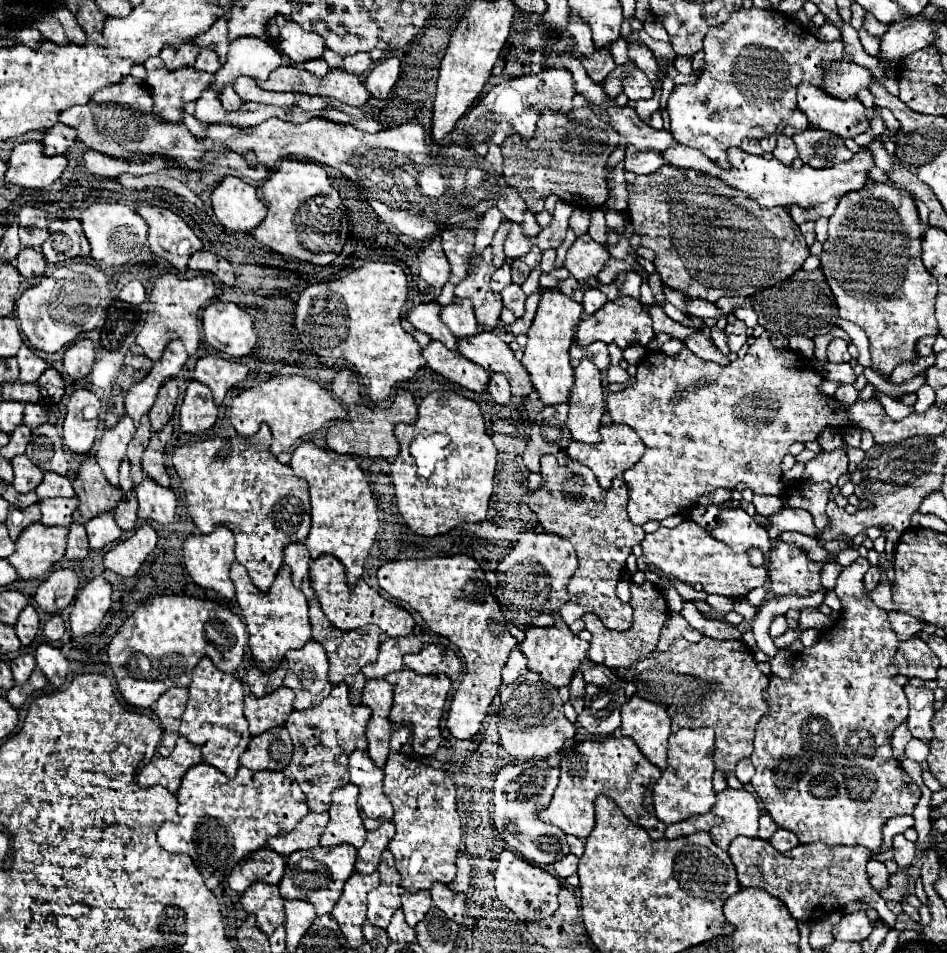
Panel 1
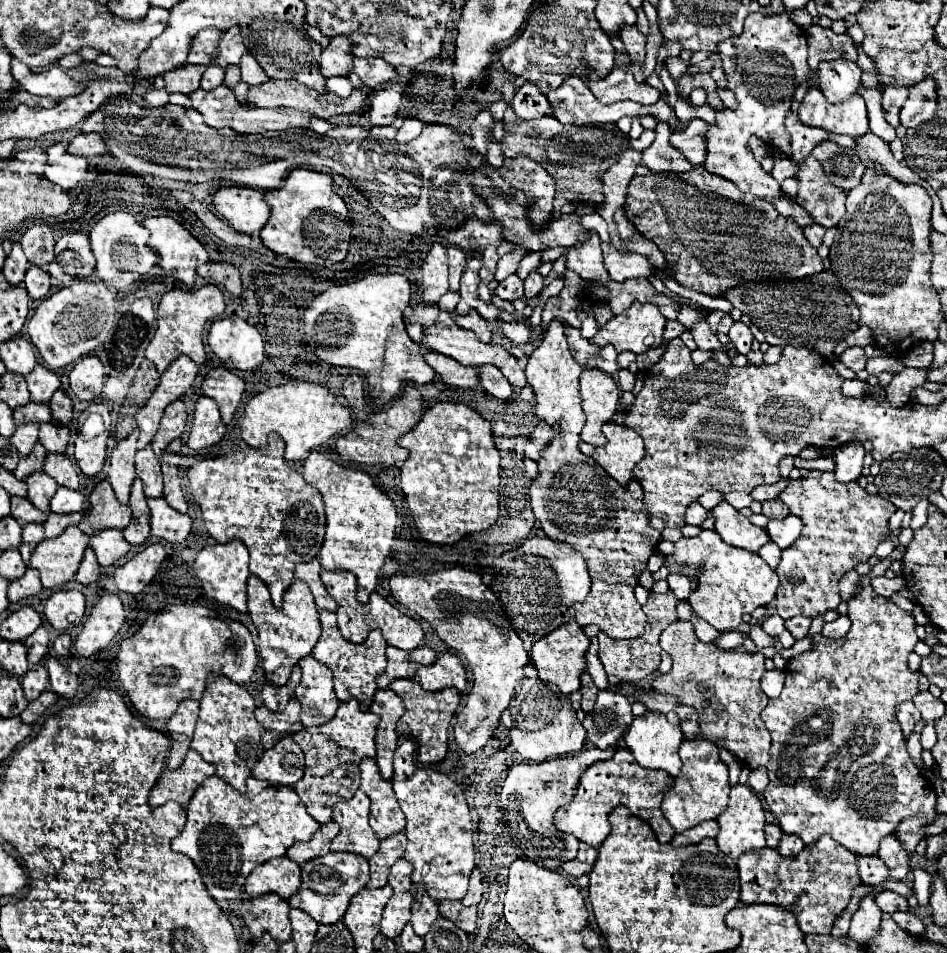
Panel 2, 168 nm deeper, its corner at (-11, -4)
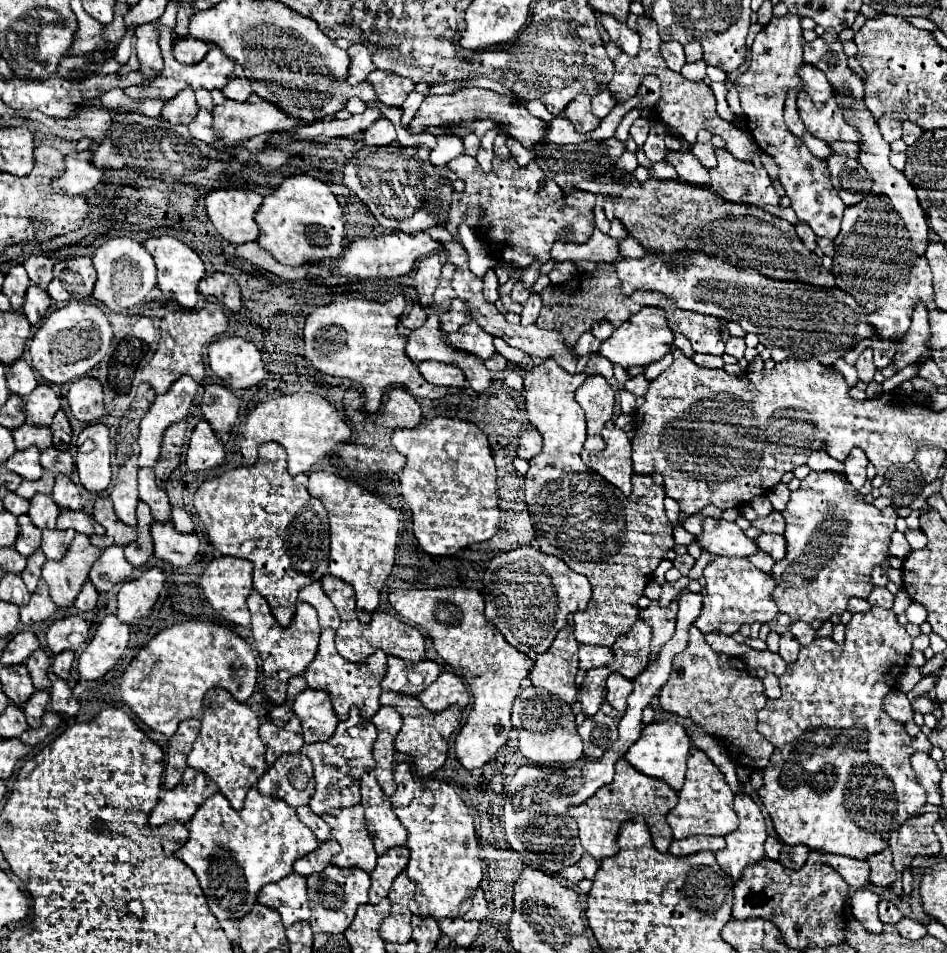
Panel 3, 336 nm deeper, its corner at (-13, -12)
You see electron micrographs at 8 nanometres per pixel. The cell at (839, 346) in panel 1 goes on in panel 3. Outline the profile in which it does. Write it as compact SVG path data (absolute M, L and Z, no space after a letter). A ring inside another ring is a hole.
M866 349L866 351L860 353L860 357L856 361L856 369L858 369L860 381L864 381L864 383L870 383L872 381L874 373L876 373L876 365L872 361L872 349Z

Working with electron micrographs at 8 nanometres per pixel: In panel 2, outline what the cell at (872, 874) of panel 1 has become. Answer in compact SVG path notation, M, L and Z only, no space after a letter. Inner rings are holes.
M876 855L872 857L858 857L858 875L864 885L876 887L888 879L888 869L882 865L882 859Z

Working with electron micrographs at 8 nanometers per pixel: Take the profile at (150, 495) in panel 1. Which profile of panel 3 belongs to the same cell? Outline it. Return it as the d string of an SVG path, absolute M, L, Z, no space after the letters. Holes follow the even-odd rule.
M152 523L152 539L154 539L154 555L172 563L174 567L188 565L198 553L198 535L196 533L180 533L172 525L166 523Z

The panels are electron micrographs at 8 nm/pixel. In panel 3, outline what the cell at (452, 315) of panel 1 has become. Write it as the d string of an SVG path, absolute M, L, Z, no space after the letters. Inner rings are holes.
M470 321L462 329L458 329L456 333L446 335L446 341L450 345L456 345L458 349L464 349L464 351L476 355L482 361L496 353L494 345L492 345L492 339L494 337L490 333L486 333L476 321Z

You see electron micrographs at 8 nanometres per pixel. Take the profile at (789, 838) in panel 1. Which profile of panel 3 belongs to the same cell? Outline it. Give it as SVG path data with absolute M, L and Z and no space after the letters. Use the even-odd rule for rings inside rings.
M784 845L780 851L780 863L788 869L800 869L806 863L808 853L810 853L810 849L804 845L796 845L796 847Z

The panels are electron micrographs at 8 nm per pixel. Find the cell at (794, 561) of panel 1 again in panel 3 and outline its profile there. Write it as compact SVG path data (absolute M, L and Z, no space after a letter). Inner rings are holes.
M812 471L806 479L802 479L800 489L790 493L790 501L782 515L786 519L784 537L788 549L786 557L782 561L776 561L772 569L772 577L776 581L774 601L780 613L786 613L792 623L804 621L812 629L818 629L832 615L842 615L846 611L850 597L866 599L868 593L874 589L874 585L870 583L870 575L872 569L888 557L890 535L894 533L898 513L892 507L880 511L874 505L868 505L864 497L856 489L852 489L852 485L848 485L848 481L842 481L838 477L838 473Z

